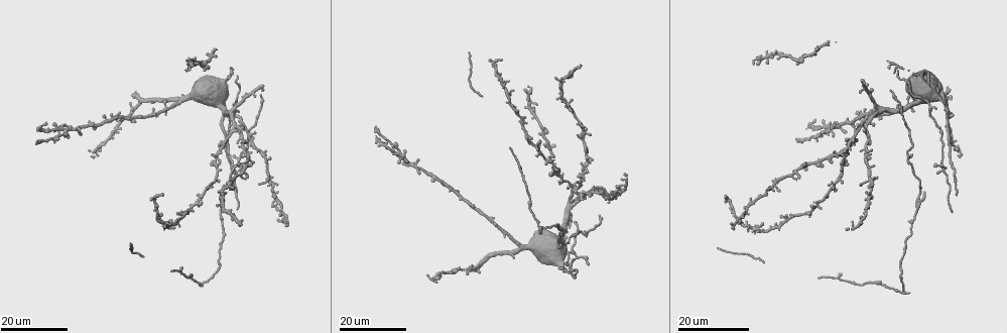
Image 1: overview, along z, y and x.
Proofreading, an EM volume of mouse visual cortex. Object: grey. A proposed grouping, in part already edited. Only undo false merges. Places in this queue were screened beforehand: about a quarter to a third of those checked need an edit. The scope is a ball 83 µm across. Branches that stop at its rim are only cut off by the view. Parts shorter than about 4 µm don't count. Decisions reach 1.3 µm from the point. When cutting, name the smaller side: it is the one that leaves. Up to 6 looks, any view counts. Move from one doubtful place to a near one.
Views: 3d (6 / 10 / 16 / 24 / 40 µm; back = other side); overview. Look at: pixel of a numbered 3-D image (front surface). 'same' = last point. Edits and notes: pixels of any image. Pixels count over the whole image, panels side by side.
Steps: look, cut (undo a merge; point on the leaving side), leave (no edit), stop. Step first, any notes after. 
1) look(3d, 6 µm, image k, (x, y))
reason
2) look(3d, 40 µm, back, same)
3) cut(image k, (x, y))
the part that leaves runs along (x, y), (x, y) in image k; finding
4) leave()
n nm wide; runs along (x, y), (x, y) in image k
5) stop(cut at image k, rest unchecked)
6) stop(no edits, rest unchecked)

look(3d, 24 µm, image 1, (269, 179))
thin arm on a thick one

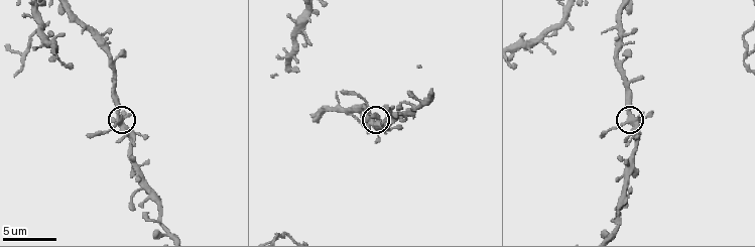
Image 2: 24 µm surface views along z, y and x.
look(3d, 6 µm, image 2, (630, 121))

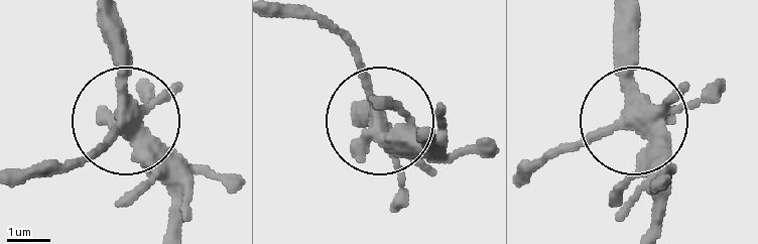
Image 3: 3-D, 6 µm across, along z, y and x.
cut(image 3, (109, 138))
side arm 5 µm; the part that leaves runs along (134, 114), (91, 150), (25, 168) in image 3; two neurons meet here

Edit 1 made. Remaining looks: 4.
look(3d, 24 µm, image 1, (569, 263))
four-way junction

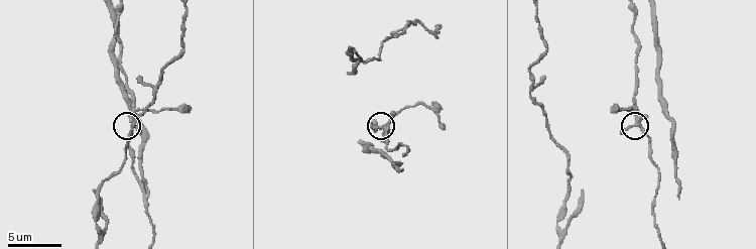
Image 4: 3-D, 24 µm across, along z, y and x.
look(3d, 6 µm, image 4, (388, 128))

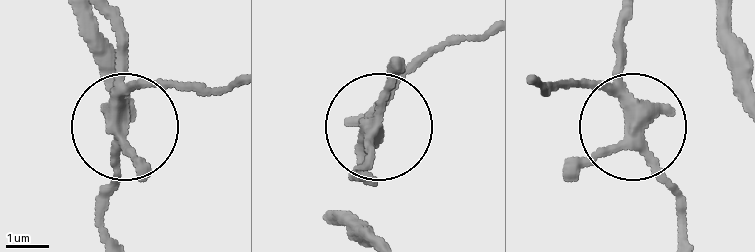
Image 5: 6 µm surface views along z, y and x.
leave()
runs along (105, 232), (98, 200), (120, 113), (120, 19) in image 5; all the same neuron

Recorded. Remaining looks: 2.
look(3d, 16 µm, image 1, (753, 230))
branch point

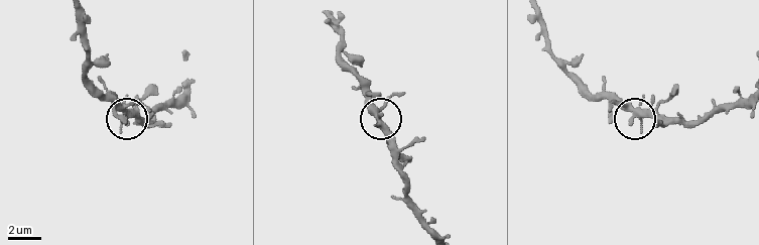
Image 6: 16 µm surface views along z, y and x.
look(3d, 10 µm, image 6, (639, 117))

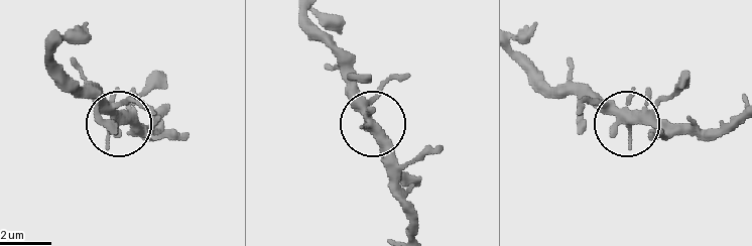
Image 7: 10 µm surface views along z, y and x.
leave()
3 arms; runs along (164, 115), (151, 128), (121, 122), (95, 85) in image 7; all the same neuron

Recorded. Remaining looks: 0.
stop(cut at image 3, rest unchecked)

